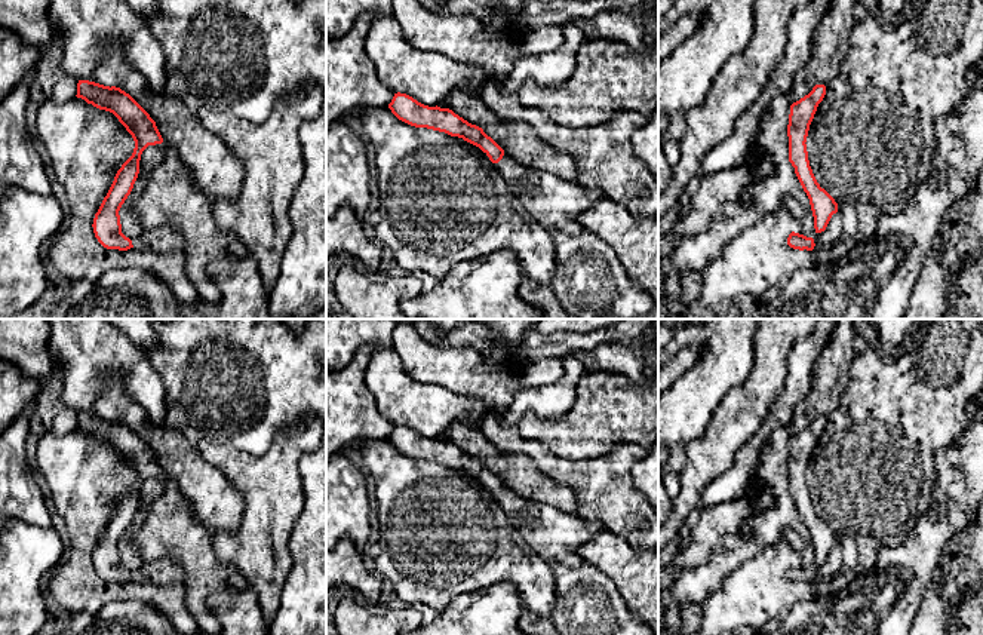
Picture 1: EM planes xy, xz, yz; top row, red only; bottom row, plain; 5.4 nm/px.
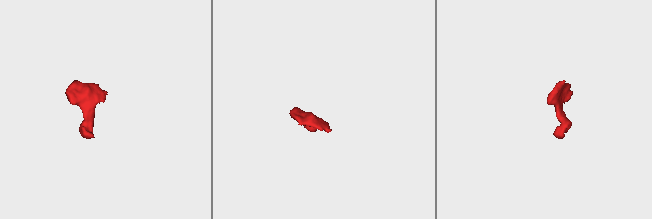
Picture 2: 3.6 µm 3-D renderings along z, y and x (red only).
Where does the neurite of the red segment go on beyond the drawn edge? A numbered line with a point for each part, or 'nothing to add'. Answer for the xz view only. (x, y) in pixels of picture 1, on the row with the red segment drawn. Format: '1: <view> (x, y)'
1: xz (553, 202)

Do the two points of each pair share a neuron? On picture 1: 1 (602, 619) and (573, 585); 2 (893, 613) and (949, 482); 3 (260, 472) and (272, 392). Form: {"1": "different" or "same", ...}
{"1": "same", "2": "same", "3": "different"}

